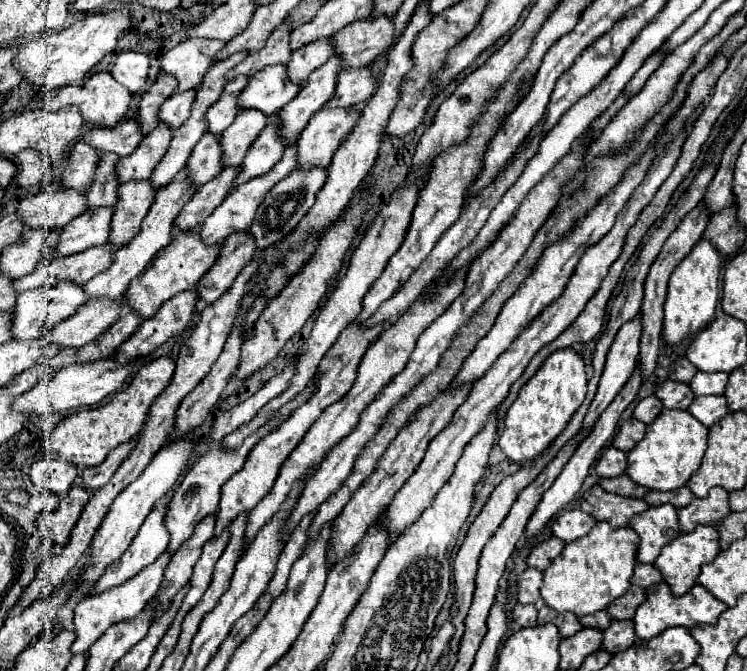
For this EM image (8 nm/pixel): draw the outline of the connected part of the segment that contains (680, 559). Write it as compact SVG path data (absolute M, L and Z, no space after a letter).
M697 526L693 532L689 534L681 534L679 538L675 538L671 544L667 544L659 558L655 560L655 566L663 572L663 578L667 584L671 584L671 590L675 594L687 594L697 578L699 578L699 572L701 572L701 566L707 564L707 562L713 562L719 552L721 552L721 544L719 544L719 532L715 526Z

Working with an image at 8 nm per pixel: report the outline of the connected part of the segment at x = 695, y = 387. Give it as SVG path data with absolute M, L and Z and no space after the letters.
M697 372L695 378L691 380L691 390L697 396L707 396L707 394L723 394L729 382L727 372Z

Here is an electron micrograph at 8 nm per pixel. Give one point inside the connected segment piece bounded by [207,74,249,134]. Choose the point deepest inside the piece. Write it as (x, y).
(221, 115)

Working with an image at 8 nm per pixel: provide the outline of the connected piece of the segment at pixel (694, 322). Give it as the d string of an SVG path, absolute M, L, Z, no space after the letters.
M697 242L685 260L673 270L669 278L669 290L665 300L665 320L663 320L663 340L669 346L683 342L689 336L699 334L715 314L719 300L719 270L721 256L715 254L711 242Z

